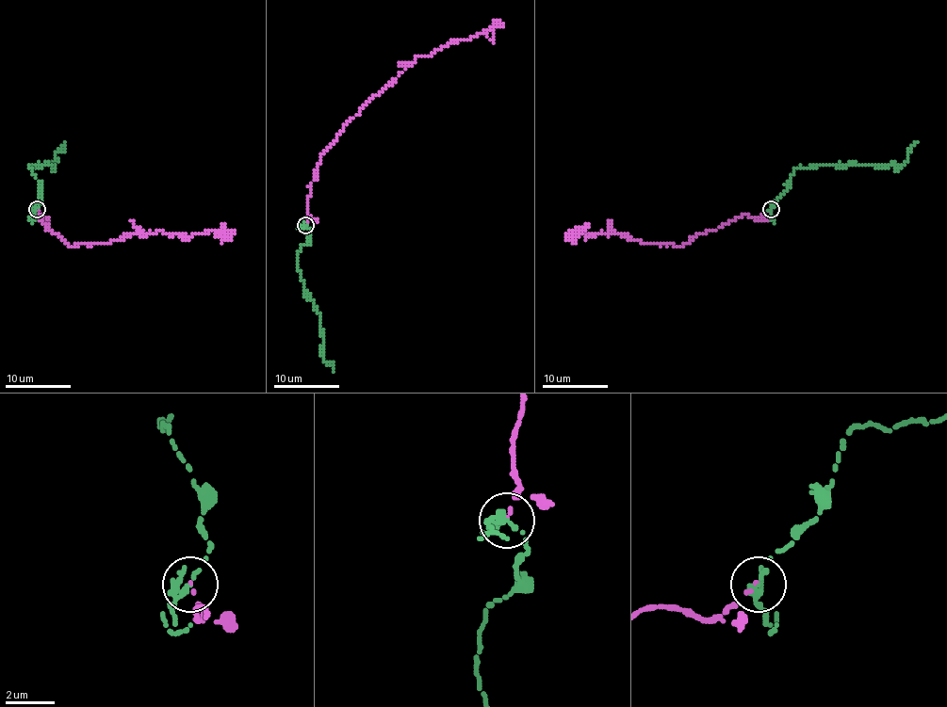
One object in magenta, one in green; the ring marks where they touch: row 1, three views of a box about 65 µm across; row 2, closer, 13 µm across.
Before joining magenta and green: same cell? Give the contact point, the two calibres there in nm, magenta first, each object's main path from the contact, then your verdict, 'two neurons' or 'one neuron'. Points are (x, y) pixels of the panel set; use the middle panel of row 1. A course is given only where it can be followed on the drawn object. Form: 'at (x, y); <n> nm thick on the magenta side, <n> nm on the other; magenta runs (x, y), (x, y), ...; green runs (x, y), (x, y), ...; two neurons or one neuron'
at (305, 225); 110 nm thick on the magenta side, 200 nm on the other; magenta runs (304, 224), (316, 166), (342, 128), (416, 56), (431, 55), (496, 25), (489, 30); green runs (304, 224), (310, 228), (310, 235), (297, 265), (304, 293), (319, 313), (321, 356), (334, 371); one neuron

